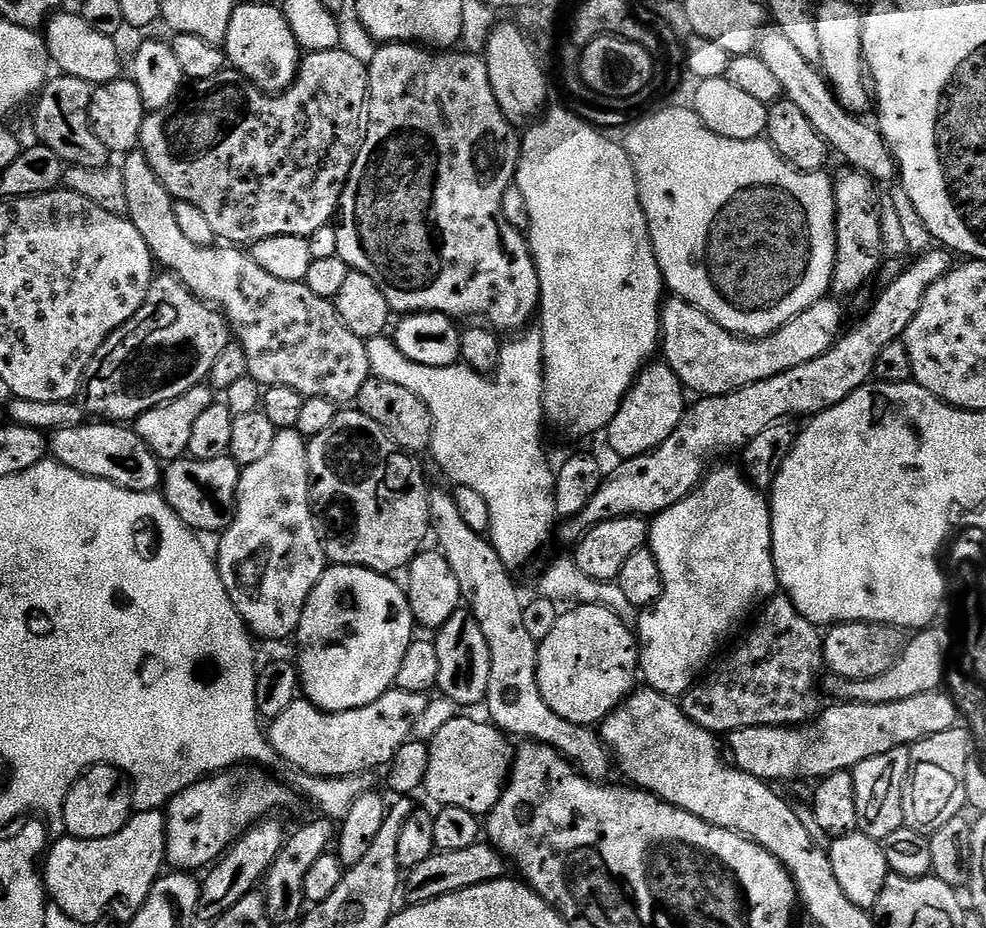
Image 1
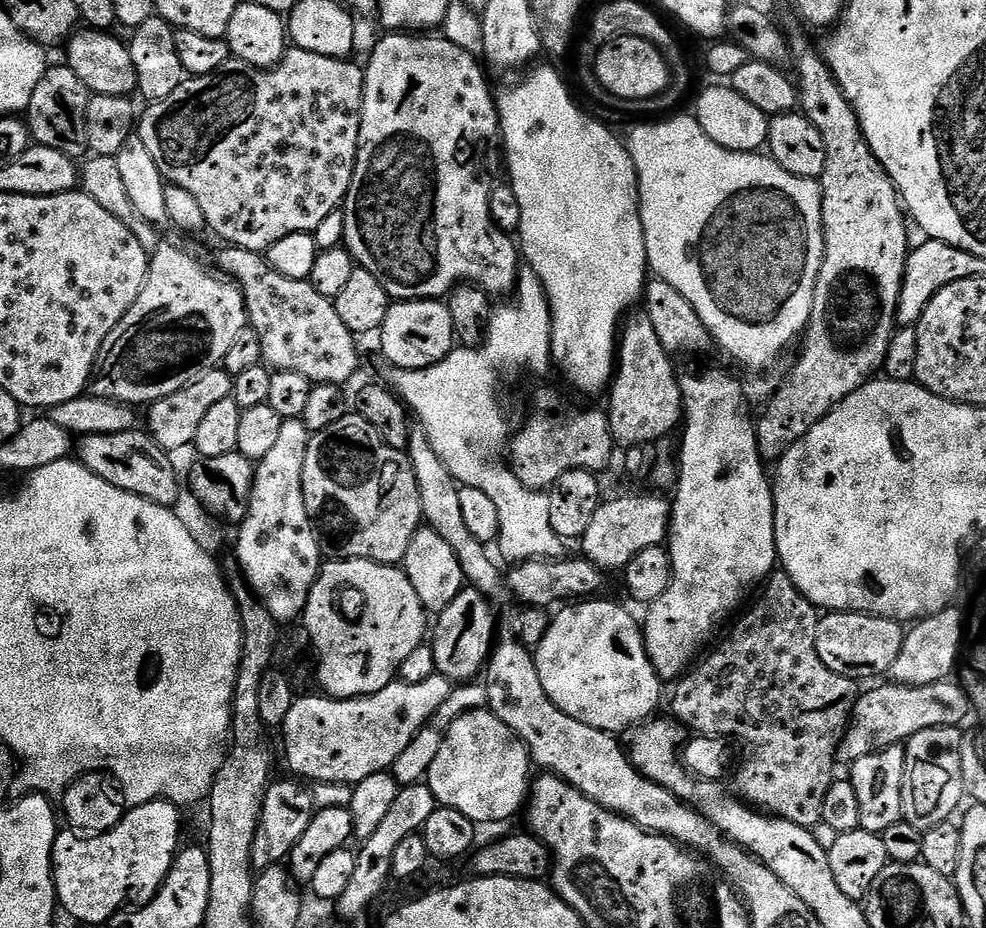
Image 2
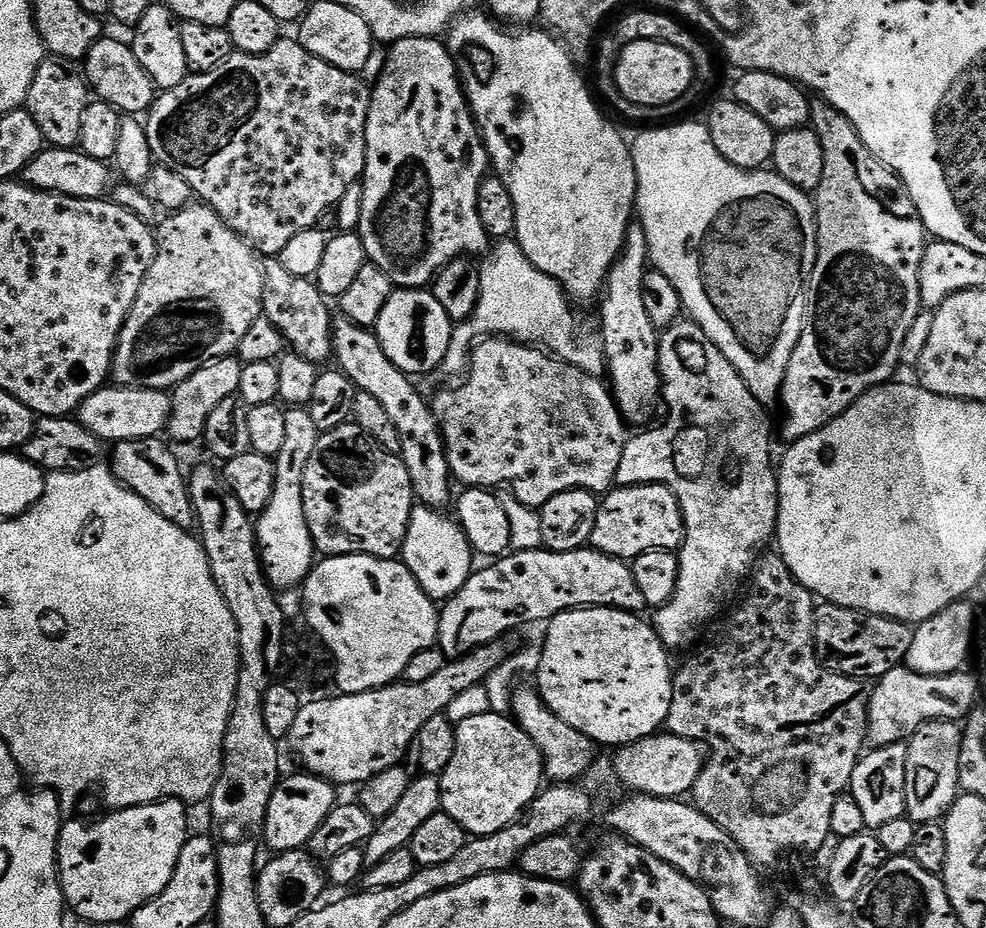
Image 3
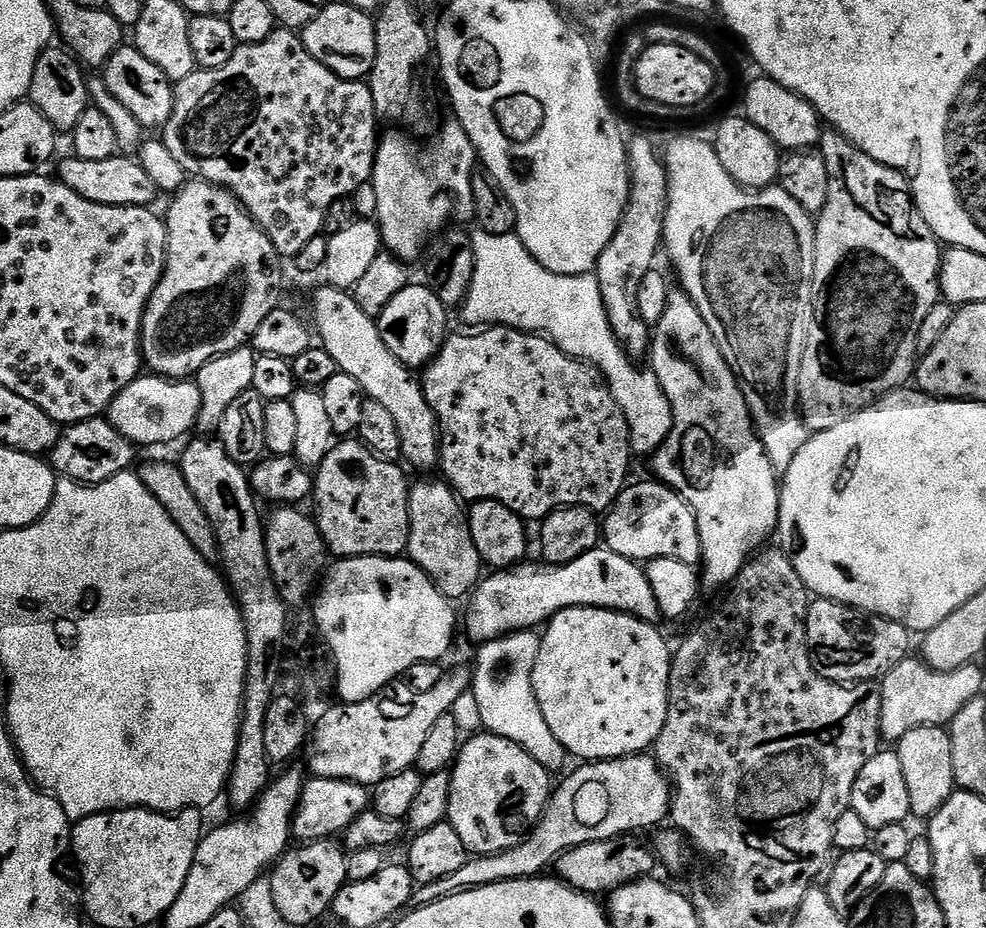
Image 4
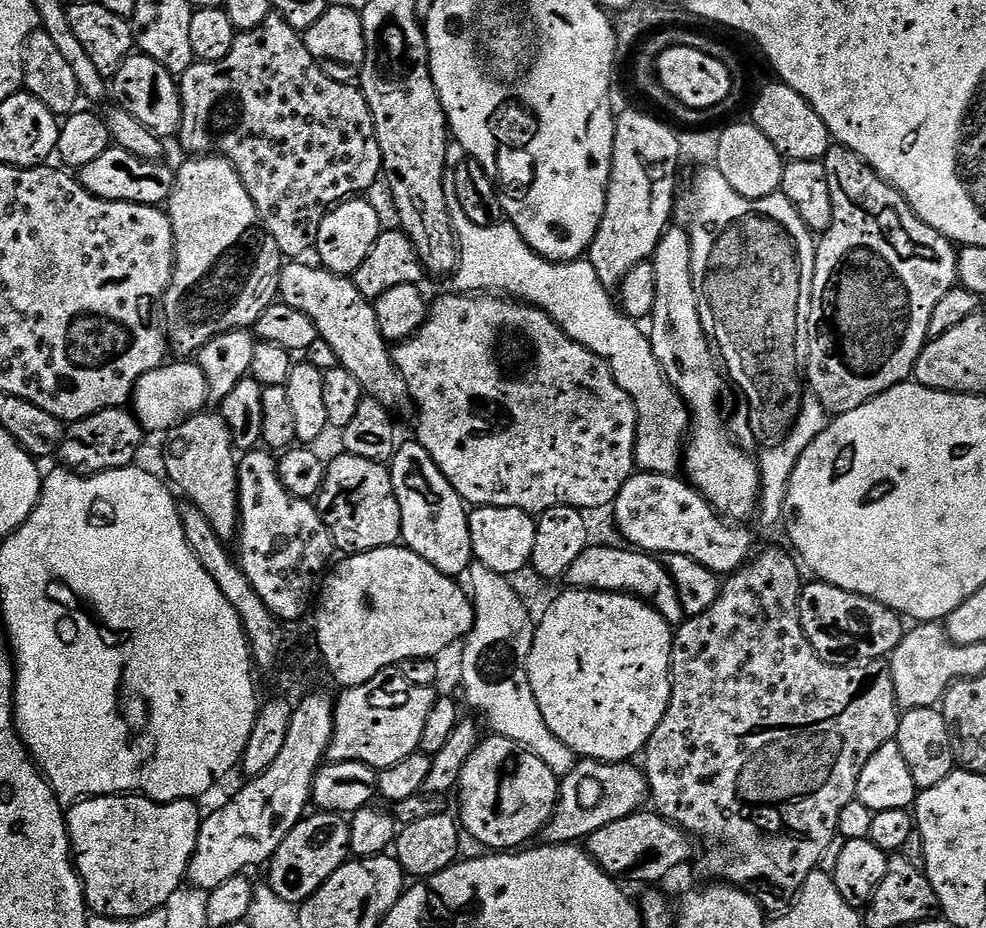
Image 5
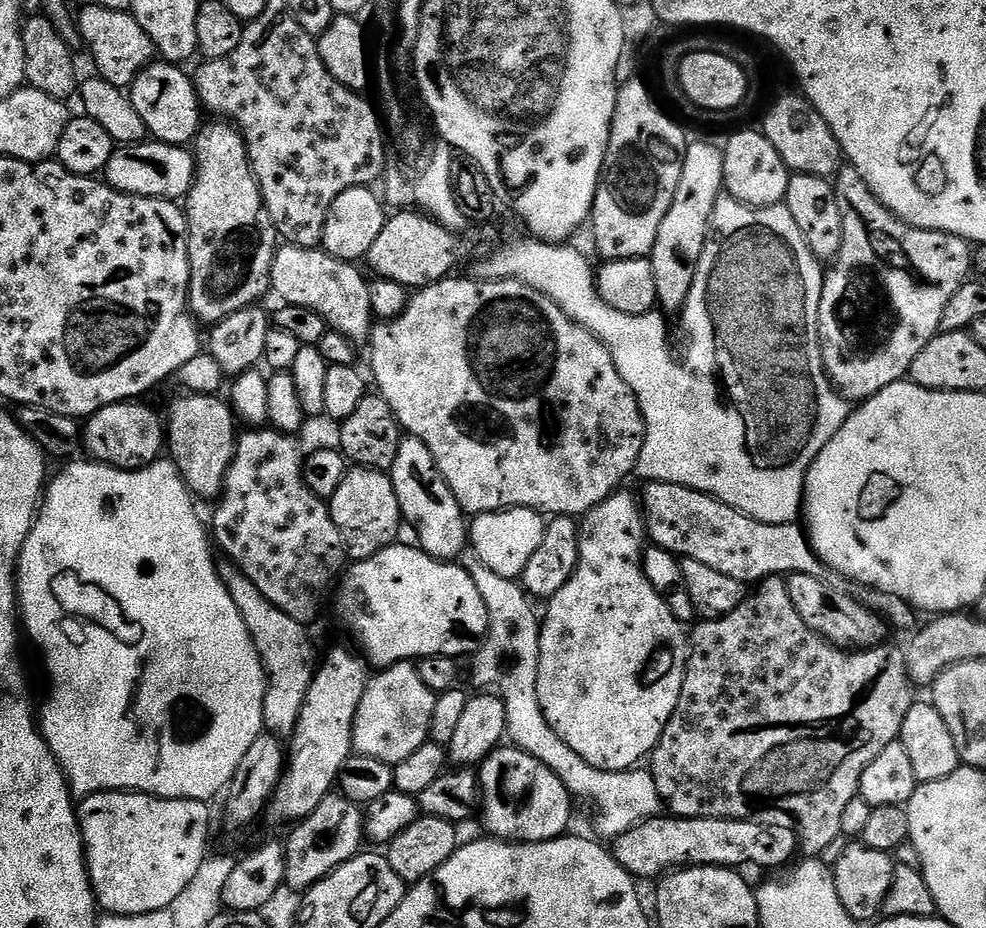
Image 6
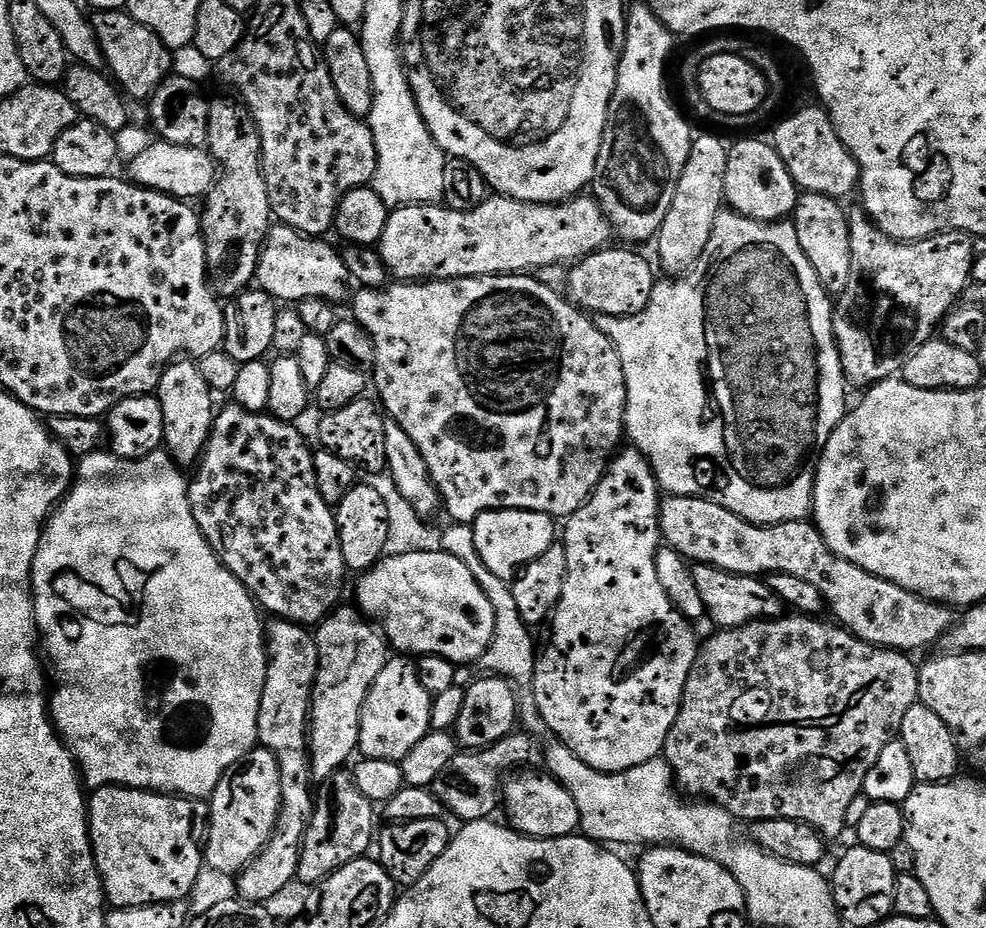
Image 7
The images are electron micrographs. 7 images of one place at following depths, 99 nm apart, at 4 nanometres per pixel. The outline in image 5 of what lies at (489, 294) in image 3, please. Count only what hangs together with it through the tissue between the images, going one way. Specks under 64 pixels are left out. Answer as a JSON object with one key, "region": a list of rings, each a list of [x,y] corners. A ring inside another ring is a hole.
{"region":[[[455,198],[449,199],[448,205],[452,211],[452,221],[454,222],[454,230],[456,235],[460,238],[460,267],[456,269],[454,275],[451,277],[450,283],[453,284],[455,291],[460,294],[503,294],[508,298],[515,298],[525,304],[532,304],[535,308],[541,308],[543,312],[548,313],[548,317],[554,321],[554,323],[563,330],[564,333],[570,337],[574,342],[578,342],[582,346],[586,346],[591,352],[596,352],[598,358],[602,358],[610,366],[610,370],[614,374],[614,378],[618,382],[618,386],[622,390],[626,390],[626,394],[630,394],[630,398],[634,402],[636,407],[636,413],[638,414],[639,426],[636,428],[636,468],[640,470],[648,469],[649,471],[657,471],[660,464],[658,464],[658,458],[662,452],[662,448],[676,448],[679,449],[681,445],[685,443],[690,427],[690,413],[688,411],[687,404],[684,403],[682,397],[675,392],[672,388],[672,383],[664,376],[662,366],[658,362],[658,358],[654,354],[652,349],[652,342],[647,331],[644,332],[639,323],[633,320],[631,316],[625,316],[623,311],[612,301],[613,293],[609,289],[599,286],[593,286],[588,288],[588,276],[590,280],[590,265],[587,259],[581,258],[578,260],[569,260],[567,262],[557,262],[555,260],[547,260],[546,257],[538,255],[522,238],[522,234],[518,234],[518,230],[511,222],[505,222],[502,224],[491,224],[488,228],[486,226],[478,226],[474,222],[470,222],[470,218],[466,218],[466,210],[462,210],[462,206],[455,200]]]}

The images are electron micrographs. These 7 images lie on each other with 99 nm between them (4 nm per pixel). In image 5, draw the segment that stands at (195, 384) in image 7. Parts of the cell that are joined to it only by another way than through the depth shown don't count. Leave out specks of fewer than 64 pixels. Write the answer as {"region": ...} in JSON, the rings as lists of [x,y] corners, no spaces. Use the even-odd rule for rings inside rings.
{"region":[[[205,410],[183,420],[181,424],[167,433],[166,440],[168,440],[168,449],[164,452],[164,468],[168,471],[167,479],[177,489],[180,487],[192,499],[189,500],[191,507],[202,510],[202,514],[206,514],[210,526],[214,526],[216,533],[225,542],[235,541],[240,527],[240,466],[238,449],[232,443],[230,426],[226,426],[219,411]]]}

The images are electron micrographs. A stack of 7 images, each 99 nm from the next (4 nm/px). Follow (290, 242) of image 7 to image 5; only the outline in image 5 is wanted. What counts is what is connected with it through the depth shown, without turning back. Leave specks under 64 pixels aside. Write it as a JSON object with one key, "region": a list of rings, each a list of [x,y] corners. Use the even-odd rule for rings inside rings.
{"region":[[[288,262],[281,267],[279,299],[283,303],[294,306],[294,310],[302,310],[302,314],[306,314],[306,318],[310,318],[314,322],[320,339],[325,340],[334,350],[339,367],[350,370],[350,374],[354,374],[354,378],[358,378],[358,382],[371,399],[382,402],[393,413],[399,414],[404,407],[409,407],[408,387],[402,374],[396,369],[396,363],[392,361],[393,349],[390,347],[389,341],[385,340],[384,335],[380,332],[373,301],[367,300],[361,294],[355,279],[339,276],[315,263],[312,263],[313,265],[304,263],[308,262]]]}

